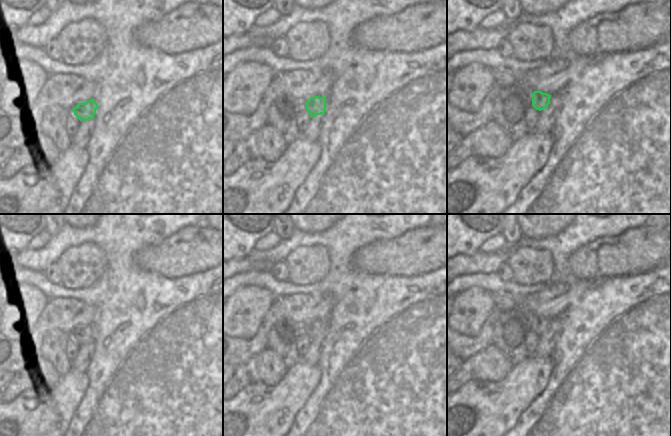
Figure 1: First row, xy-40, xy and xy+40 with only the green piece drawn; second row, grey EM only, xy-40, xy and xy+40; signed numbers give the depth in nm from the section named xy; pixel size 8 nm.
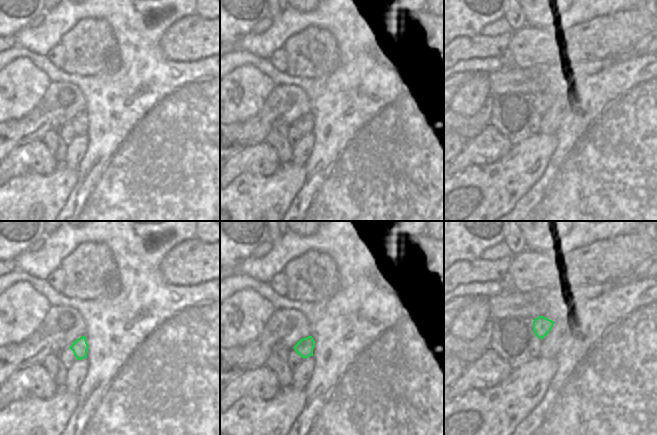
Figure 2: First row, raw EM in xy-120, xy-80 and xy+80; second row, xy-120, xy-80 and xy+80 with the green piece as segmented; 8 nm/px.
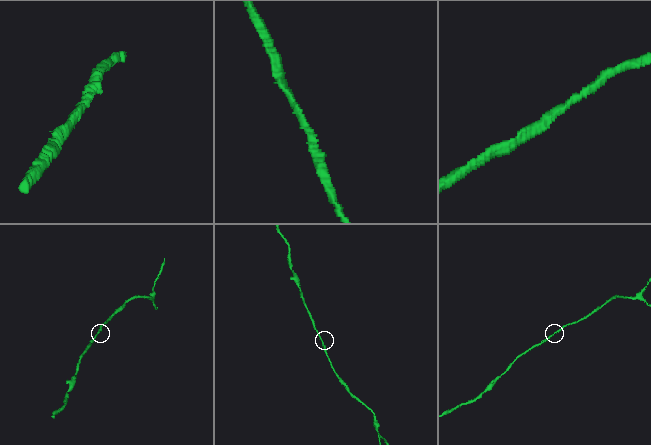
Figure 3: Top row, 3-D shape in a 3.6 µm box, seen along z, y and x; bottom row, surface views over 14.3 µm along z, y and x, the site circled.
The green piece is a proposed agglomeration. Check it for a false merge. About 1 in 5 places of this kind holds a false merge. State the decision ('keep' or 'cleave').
keep

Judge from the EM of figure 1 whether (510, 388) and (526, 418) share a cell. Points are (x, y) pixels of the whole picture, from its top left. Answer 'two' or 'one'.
two

